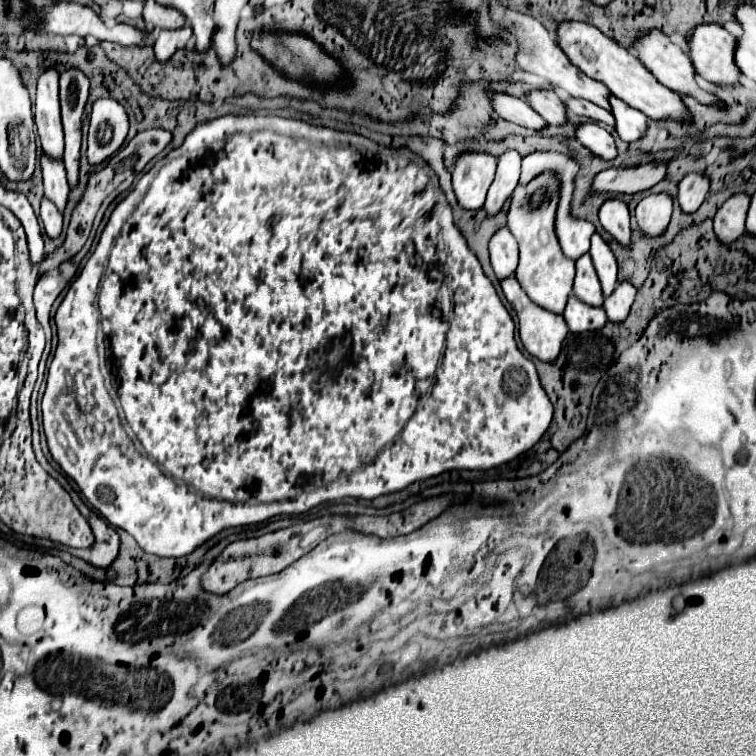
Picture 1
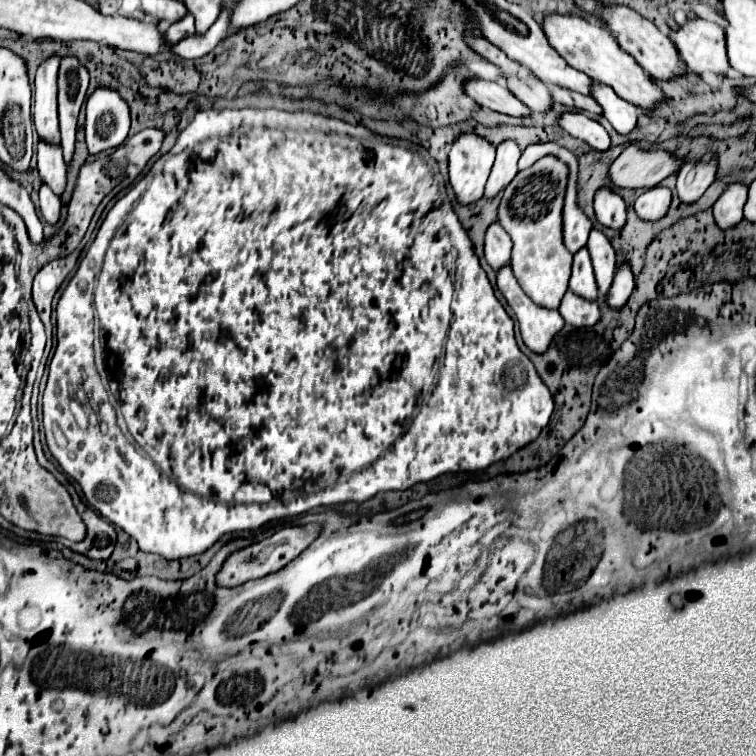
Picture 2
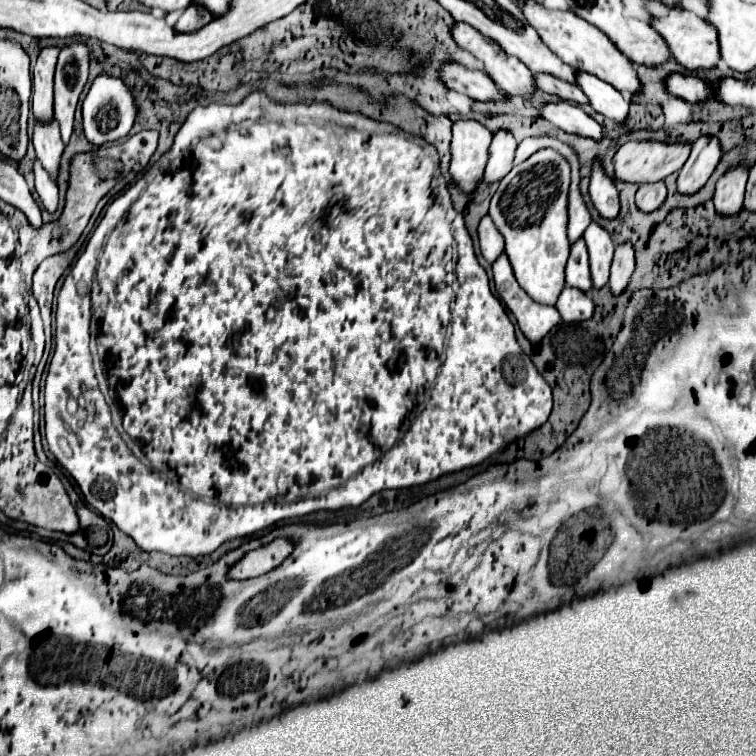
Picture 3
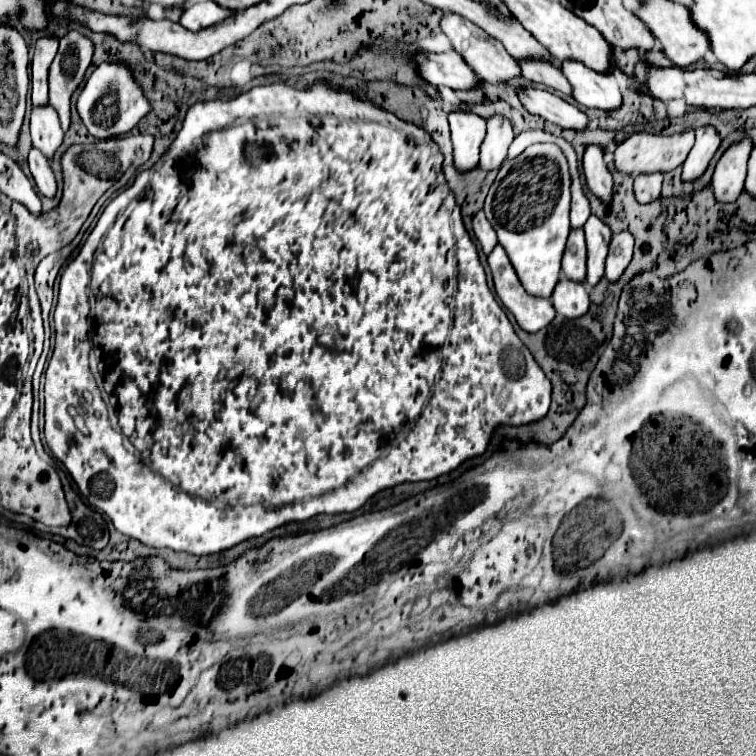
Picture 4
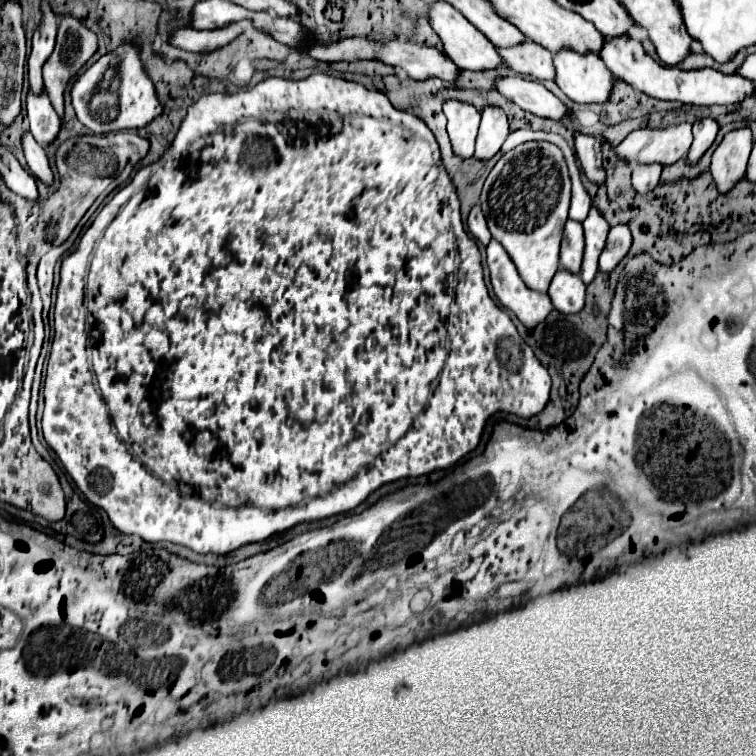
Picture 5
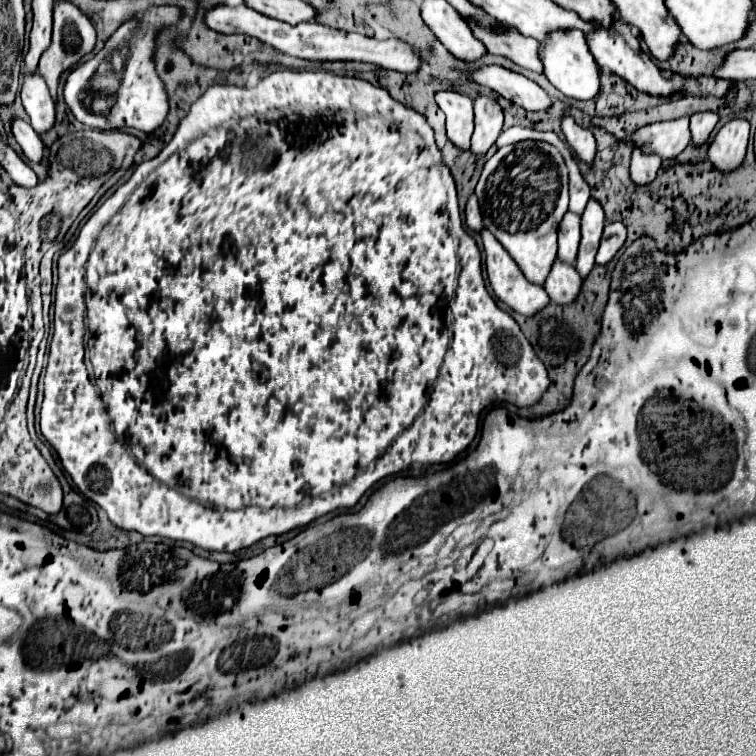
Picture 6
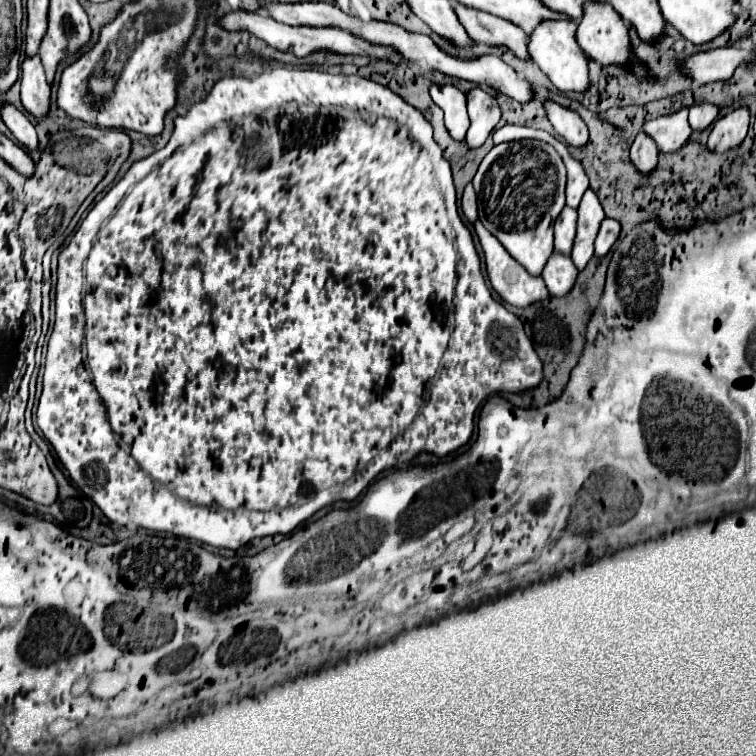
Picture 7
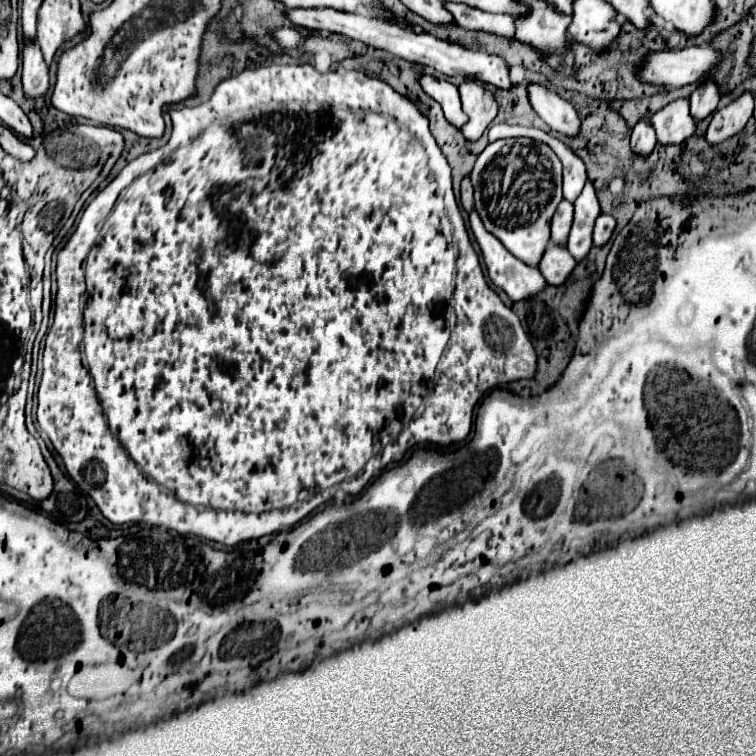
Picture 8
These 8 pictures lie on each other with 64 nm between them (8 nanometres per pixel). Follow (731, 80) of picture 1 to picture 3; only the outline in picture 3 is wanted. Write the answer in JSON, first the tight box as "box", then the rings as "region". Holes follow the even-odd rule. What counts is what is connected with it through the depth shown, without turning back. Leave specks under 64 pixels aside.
{"box":[650,6,720,70],"region":[[[672,6],[668,16],[650,16],[650,24],[668,44],[672,58],[678,64],[682,64],[684,68],[706,70],[706,68],[714,68],[714,64],[718,62],[720,48],[718,48],[716,30],[704,18],[696,16],[694,12],[690,12],[686,8],[680,8],[680,6]]]}

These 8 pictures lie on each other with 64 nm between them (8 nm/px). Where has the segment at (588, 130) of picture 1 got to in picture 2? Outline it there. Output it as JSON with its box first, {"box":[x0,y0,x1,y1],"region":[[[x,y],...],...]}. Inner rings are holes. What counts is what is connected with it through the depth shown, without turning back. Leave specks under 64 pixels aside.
{"box":[556,110,612,150],"region":[[[568,110],[568,112],[562,112],[556,116],[558,120],[558,126],[564,128],[570,136],[574,138],[580,138],[584,142],[588,142],[592,148],[596,150],[608,150],[612,146],[610,142],[610,136],[608,132],[604,130],[604,126],[592,118],[588,118],[586,114],[582,112],[576,112],[576,110]]]}

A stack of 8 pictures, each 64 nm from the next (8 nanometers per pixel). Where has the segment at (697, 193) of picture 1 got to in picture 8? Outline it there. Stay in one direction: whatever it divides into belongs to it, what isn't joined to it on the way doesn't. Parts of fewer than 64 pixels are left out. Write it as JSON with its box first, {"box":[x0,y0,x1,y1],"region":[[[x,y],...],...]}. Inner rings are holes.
{"box":[690,78,720,122],"region":[[[708,78],[704,80],[692,94],[690,94],[690,112],[692,116],[700,122],[702,118],[710,116],[720,100],[720,92],[718,92],[718,84]]]}

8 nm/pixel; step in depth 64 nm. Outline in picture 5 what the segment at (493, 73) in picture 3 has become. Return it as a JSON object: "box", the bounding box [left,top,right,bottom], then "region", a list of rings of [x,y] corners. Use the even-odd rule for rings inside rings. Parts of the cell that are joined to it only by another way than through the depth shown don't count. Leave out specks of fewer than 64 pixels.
{"box":[428,2,504,70],"region":[[[446,2],[432,4],[430,14],[428,14],[428,22],[430,22],[432,30],[442,38],[444,50],[456,66],[466,68],[466,70],[494,70],[504,64],[502,58],[498,56],[498,52],[494,50],[494,44],[450,4],[446,4]]]}

